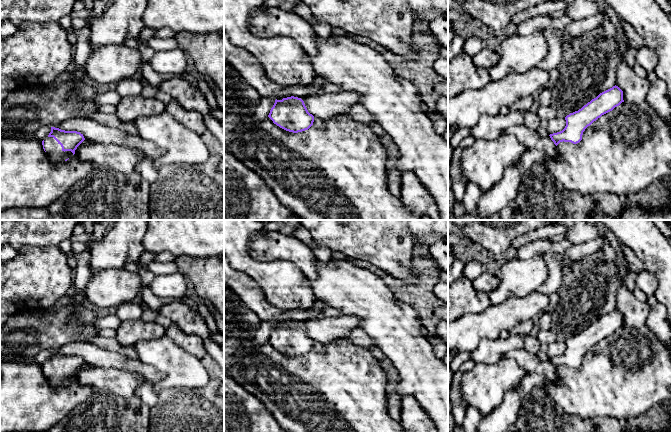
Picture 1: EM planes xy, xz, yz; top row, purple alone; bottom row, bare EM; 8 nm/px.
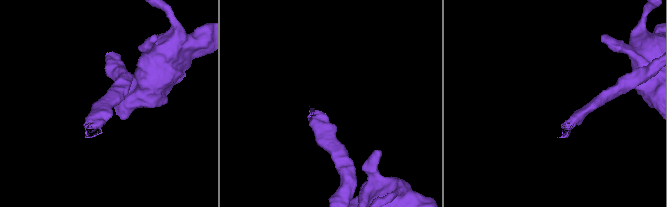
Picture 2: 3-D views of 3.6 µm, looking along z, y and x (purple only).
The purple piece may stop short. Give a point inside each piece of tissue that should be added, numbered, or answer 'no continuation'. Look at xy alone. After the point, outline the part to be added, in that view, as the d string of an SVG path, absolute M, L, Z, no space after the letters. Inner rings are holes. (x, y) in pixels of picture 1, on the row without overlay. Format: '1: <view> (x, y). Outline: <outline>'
1: xy (53, 373). Outline: M47 361L44 364L44 372L50 383L55 387L60 387L72 380L72 376L64 376L61 369L53 361Z

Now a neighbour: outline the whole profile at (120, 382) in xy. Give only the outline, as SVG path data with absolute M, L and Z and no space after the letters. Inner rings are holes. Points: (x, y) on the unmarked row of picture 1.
M84 364L77 374L78 381L93 389L110 391L126 399L133 400L136 390L145 378L125 370L97 367Z

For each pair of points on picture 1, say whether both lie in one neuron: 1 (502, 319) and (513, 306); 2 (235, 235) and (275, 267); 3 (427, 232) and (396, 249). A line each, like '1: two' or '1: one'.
1: one
2: one
3: two

